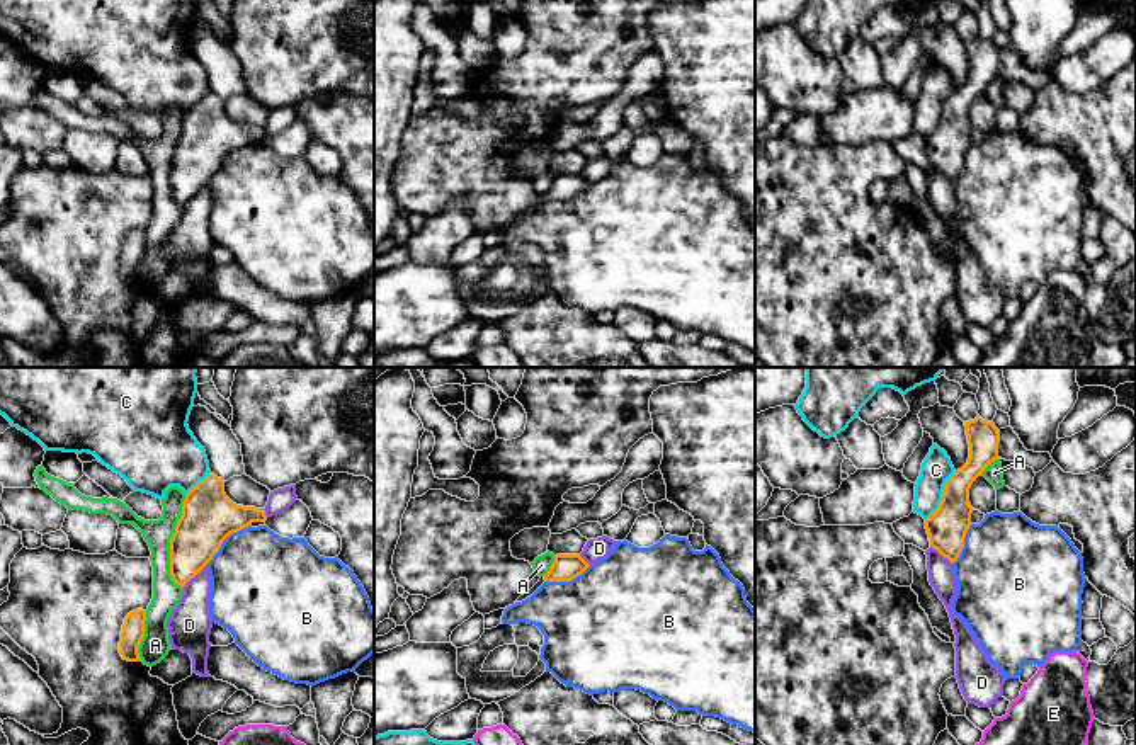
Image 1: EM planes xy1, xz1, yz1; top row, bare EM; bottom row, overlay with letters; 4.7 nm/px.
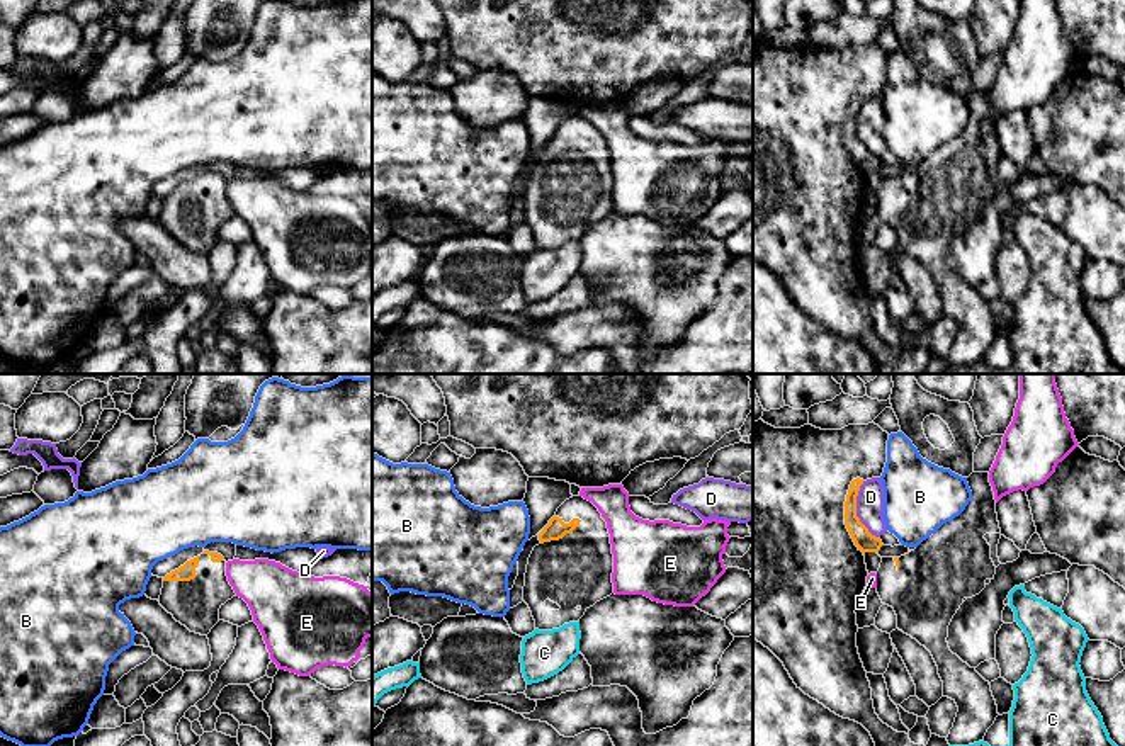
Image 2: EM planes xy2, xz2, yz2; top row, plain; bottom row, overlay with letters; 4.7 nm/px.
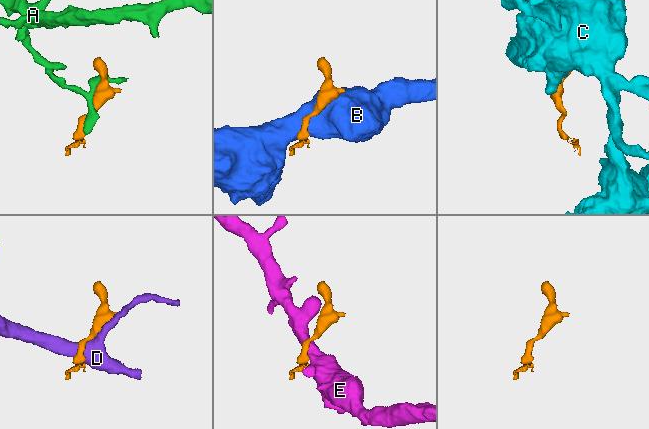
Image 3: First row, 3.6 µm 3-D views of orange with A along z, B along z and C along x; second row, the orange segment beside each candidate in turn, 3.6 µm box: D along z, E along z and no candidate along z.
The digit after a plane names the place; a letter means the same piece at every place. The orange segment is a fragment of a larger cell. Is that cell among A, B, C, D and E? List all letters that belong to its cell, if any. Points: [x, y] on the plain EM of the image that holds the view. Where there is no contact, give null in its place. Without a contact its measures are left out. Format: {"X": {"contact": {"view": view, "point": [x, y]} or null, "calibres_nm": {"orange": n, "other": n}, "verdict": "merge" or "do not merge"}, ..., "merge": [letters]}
{"A": {"contact": {"view": "xy1", "point": [170, 160]}, "calibres_nm": {"orange": 260, "other": 140}, "verdict": "do not merge"}, "B": {"contact": {"view": "xy1", "point": [223, 159]}, "calibres_nm": {"orange": 260, "other": 460}, "verdict": "do not merge"}, "C": {"contact": {"view": "yz1", "point": [942, 114]}, "calibres_nm": {"orange": 190, "other": 140}, "verdict": "do not merge"}, "D": {"contact": {"view": "yz2", "point": [855, 131]}, "calibres_nm": {"orange": 90, "other": 130}, "verdict": "do not merge"}, "E": {"contact": null, "verdict": "do not merge"}, "merge": []}

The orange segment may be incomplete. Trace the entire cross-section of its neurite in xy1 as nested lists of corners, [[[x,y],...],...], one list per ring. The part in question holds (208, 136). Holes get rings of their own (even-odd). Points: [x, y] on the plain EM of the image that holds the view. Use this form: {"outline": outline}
{"outline": [[[209,92],[187,114],[170,158],[170,194],[185,206],[219,170],[223,160],[252,141],[265,141],[264,128],[233,122],[224,100]]]}

